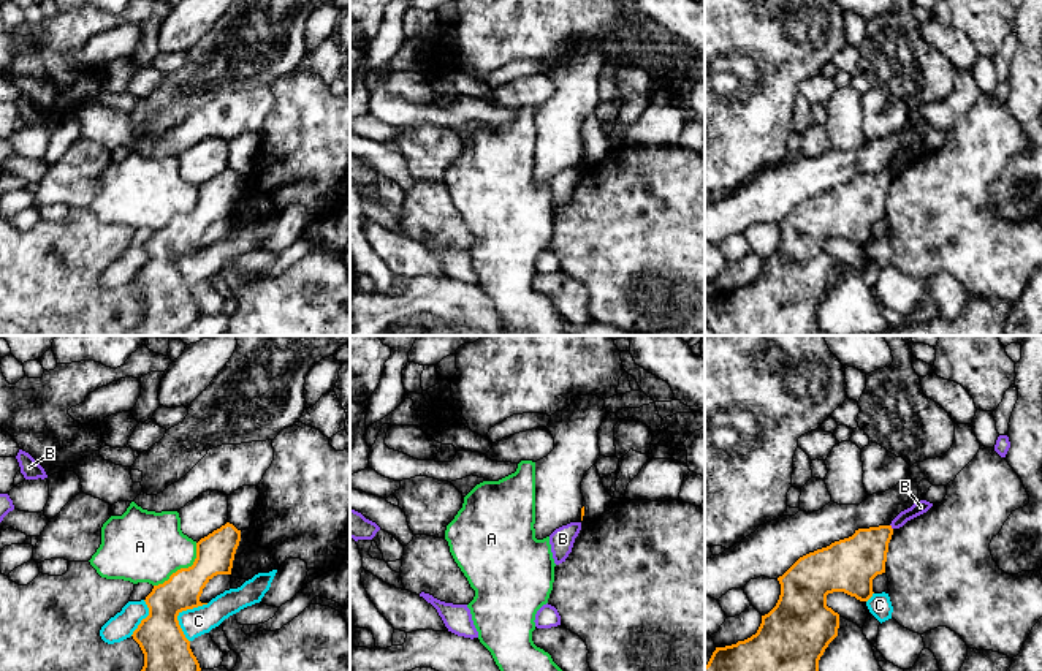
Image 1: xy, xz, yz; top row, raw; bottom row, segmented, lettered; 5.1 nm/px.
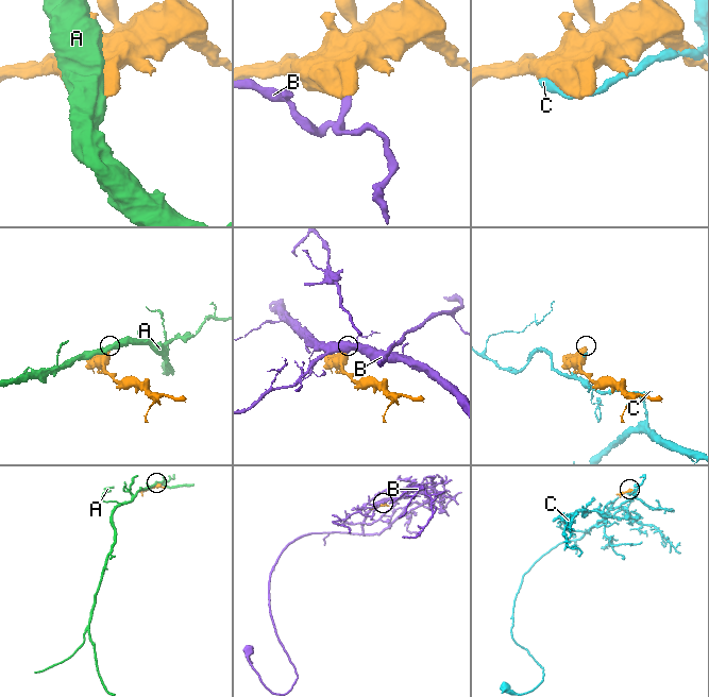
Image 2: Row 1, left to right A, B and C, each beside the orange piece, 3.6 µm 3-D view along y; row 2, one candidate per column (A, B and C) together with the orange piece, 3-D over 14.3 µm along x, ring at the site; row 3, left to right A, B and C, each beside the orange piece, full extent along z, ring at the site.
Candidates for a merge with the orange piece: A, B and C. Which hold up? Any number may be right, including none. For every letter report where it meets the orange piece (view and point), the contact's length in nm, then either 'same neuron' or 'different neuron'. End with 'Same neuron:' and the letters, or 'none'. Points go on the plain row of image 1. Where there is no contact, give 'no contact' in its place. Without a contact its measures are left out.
A: contact xy (182, 214); length 320 nm; different neuron
B: contact yz (890, 173); length 30 nm; different neuron
C: contact xy (178, 260); length 220 nm; different neuron
Same neuron: none

